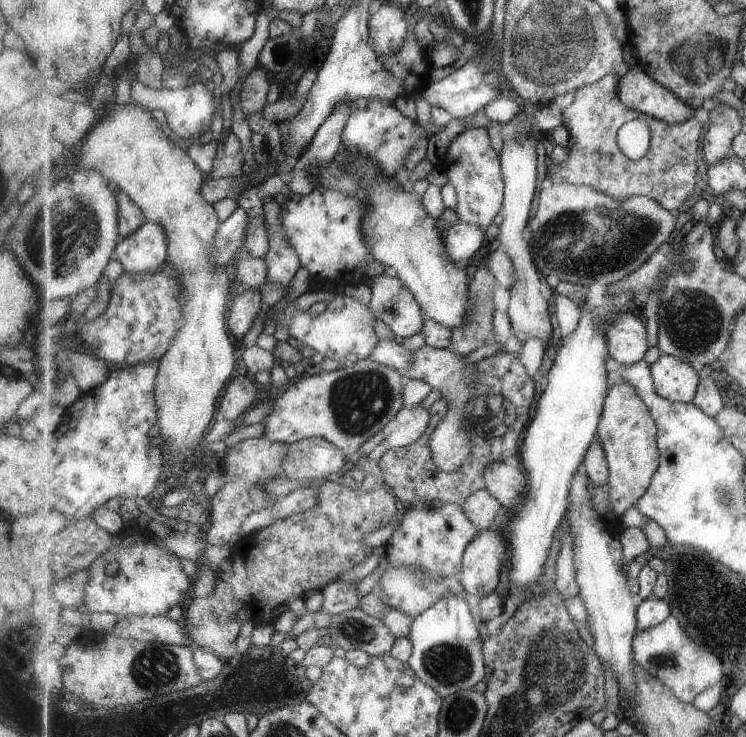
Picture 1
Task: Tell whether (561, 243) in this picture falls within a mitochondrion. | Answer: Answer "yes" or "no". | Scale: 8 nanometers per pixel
yes

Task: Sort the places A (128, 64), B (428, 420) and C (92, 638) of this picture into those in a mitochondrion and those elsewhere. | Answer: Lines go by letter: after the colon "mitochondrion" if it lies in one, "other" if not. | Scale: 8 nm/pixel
A: other
B: other
C: other

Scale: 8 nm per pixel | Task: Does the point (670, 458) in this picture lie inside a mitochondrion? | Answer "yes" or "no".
no

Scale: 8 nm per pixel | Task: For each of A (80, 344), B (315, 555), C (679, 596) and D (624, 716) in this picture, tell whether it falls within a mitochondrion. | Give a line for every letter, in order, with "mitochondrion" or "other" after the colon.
A: other
B: mitochondrion
C: other
D: other

